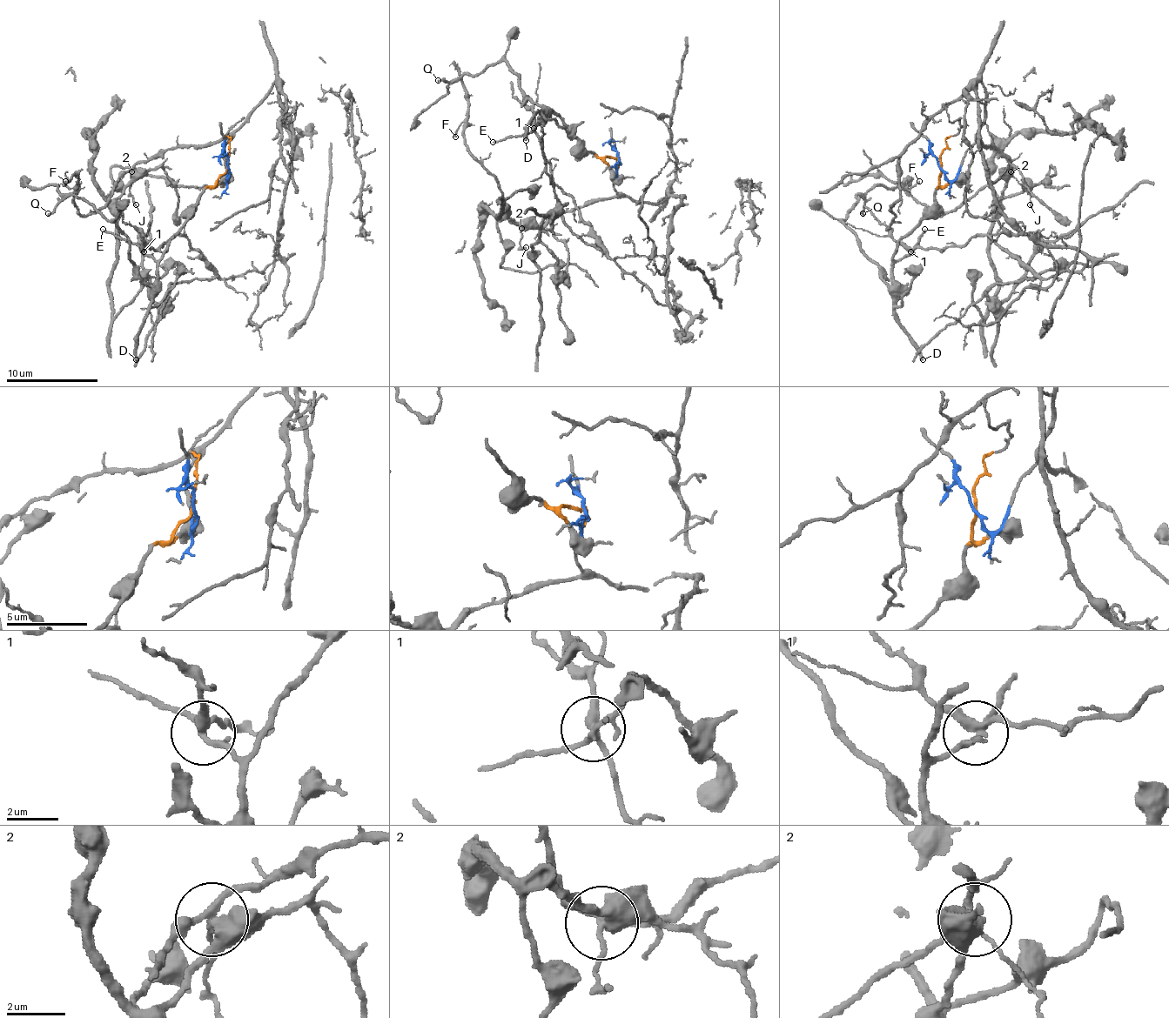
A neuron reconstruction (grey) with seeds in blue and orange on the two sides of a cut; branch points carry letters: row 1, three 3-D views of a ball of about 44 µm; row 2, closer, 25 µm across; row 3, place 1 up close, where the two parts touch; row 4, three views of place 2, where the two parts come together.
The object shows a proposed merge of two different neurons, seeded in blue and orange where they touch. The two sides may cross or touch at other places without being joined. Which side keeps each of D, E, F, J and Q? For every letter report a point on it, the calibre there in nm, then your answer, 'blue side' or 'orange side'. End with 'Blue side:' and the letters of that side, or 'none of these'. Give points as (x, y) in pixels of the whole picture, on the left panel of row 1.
D: (136, 359) | 280 nm | orange side
E: (103, 229) | 150 nm | orange side
F: (65, 181) | 150 nm | blue side
J: (136, 204) | 130 nm | blue side
Q: (48, 213) | 200 nm | orange side
Blue side: F, J

